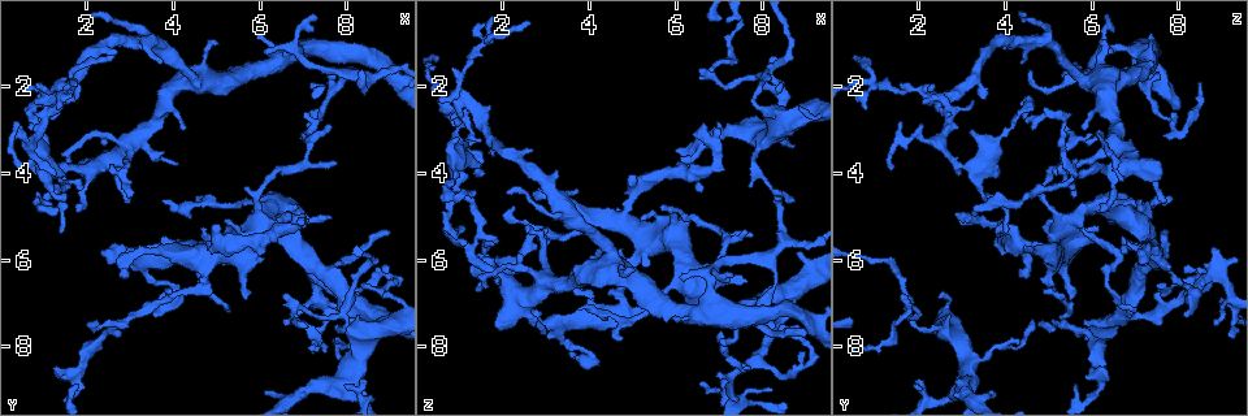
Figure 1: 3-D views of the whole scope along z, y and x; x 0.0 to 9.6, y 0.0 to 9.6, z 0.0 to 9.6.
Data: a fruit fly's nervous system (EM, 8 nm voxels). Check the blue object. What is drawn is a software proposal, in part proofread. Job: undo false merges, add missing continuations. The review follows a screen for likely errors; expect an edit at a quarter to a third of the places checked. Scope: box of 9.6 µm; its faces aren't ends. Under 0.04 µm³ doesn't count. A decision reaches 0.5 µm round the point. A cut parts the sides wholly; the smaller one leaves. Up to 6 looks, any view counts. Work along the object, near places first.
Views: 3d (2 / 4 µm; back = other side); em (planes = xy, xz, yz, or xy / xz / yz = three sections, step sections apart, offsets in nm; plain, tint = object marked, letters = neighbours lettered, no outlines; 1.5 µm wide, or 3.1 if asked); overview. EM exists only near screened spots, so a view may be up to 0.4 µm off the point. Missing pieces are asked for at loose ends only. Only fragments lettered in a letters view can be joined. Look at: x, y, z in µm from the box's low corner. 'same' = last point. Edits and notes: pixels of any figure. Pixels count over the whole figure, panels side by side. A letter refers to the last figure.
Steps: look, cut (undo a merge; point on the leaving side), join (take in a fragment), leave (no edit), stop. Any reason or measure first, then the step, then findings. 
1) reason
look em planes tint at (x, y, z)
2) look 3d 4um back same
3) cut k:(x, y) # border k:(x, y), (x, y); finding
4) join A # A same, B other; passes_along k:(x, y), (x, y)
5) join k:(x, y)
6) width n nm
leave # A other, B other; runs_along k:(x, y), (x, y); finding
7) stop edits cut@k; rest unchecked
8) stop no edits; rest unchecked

touches itself
look em yz step 4 tint at (1.30, 4.75, 3.95)

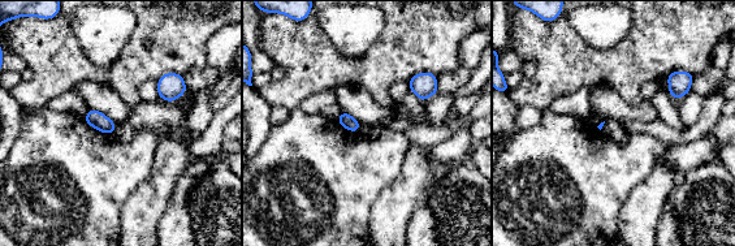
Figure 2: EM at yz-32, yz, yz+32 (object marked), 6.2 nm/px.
look em planes letters same

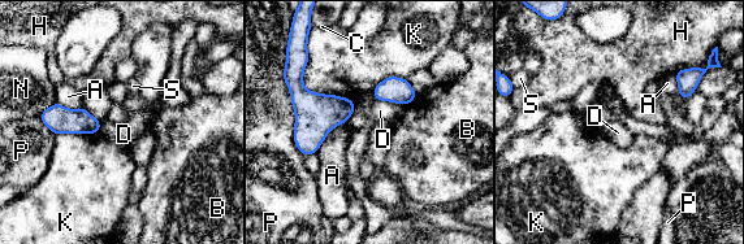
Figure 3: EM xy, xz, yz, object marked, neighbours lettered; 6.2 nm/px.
longest_contact K 550 nm
leave # A other, B other, C other, D other, H other, K other, N other, P other, S other; border 3:(311, 26), (303, 86), (353, 101); one cell here

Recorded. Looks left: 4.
thin end
look em planes letters at (1.70, 8.85, 5.60)

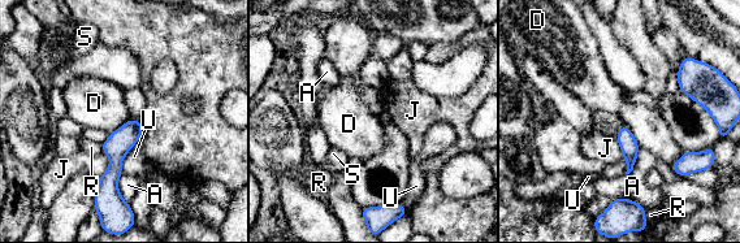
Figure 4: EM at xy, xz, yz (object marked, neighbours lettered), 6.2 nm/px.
leave # A other, D other, J other, R other, S other, U other; no lettered fragment goes on from it

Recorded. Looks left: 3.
abrupt turn
look 3d 4um at (6.85, 1.05, 6.35)

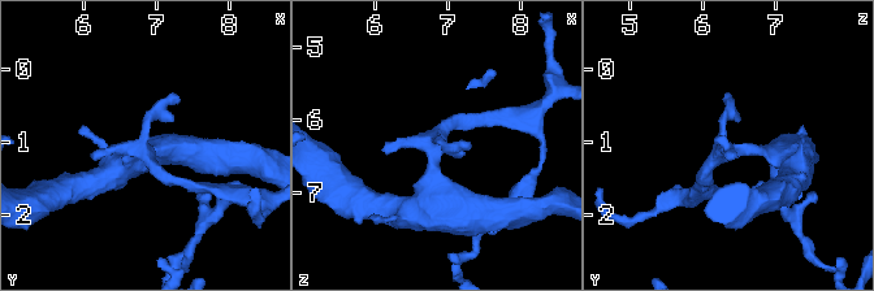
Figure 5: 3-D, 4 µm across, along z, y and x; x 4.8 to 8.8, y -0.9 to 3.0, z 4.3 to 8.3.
need the tissue
look em yz step 4 tint at (6.80, 1.10, 6.35)

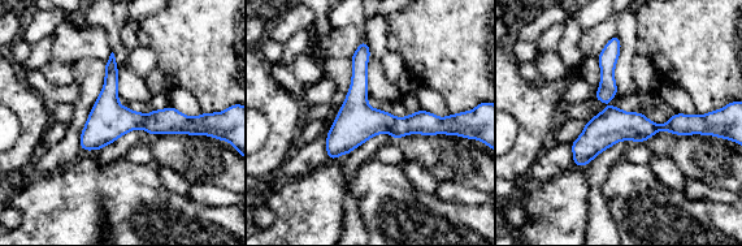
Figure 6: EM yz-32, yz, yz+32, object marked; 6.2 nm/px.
look em planes letters same

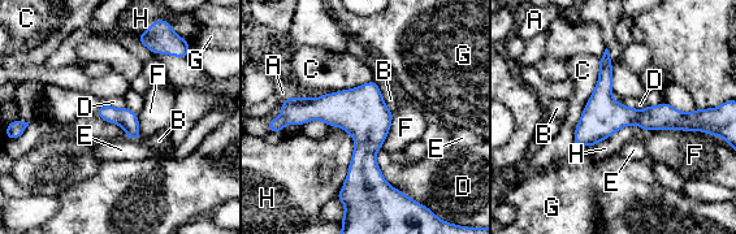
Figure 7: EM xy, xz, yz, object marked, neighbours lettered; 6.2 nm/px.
width 120 nm; longest_contact C 550 nm
leave # A other, B other, C other, D other, E other, F other, G other, H other; one cell here

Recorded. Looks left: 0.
stop no edits; rest unchecked

